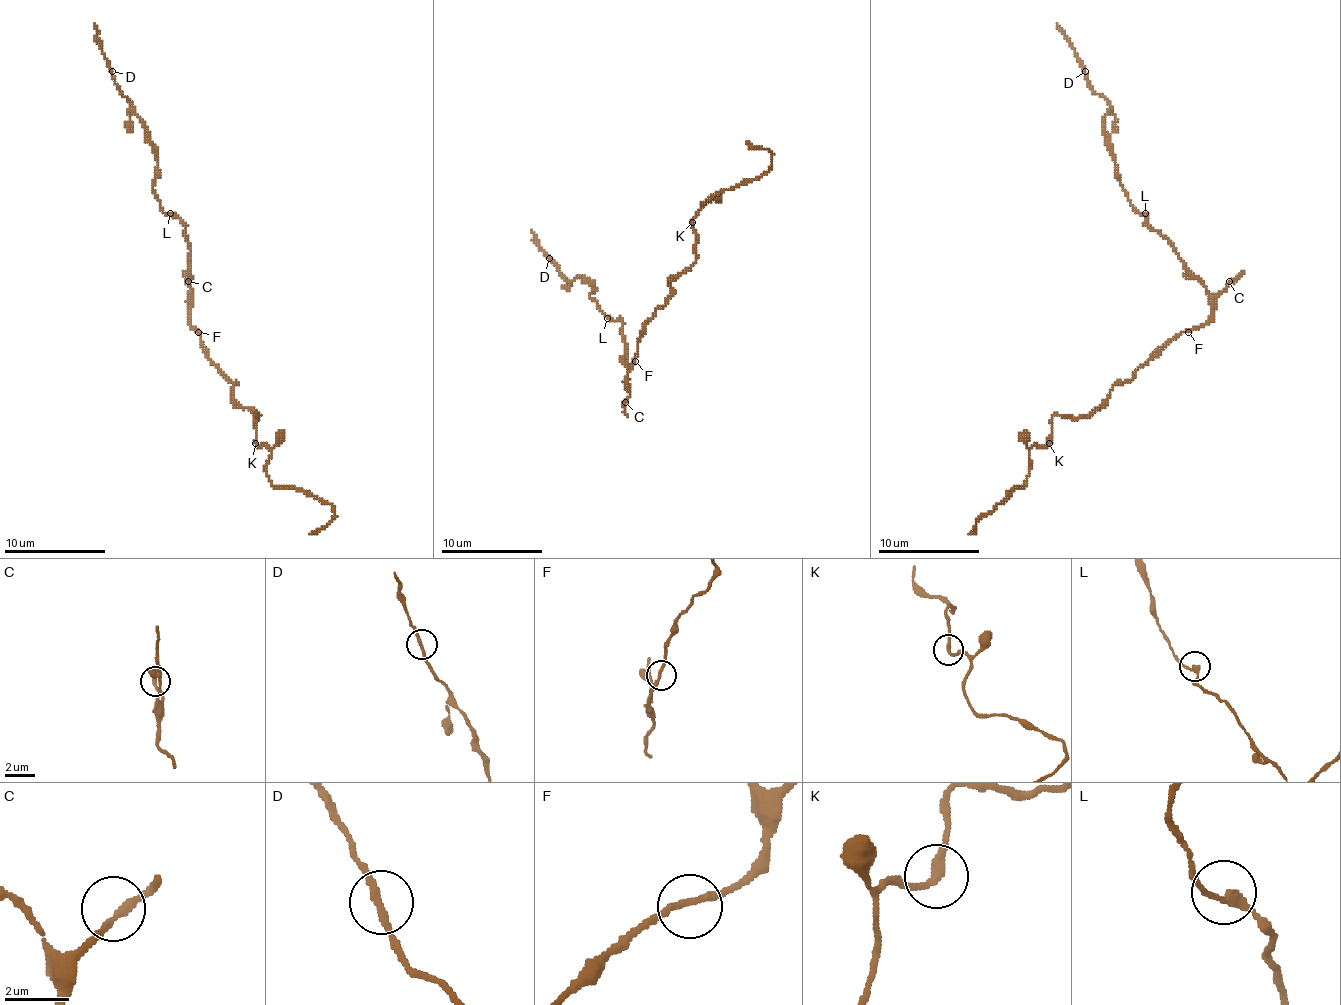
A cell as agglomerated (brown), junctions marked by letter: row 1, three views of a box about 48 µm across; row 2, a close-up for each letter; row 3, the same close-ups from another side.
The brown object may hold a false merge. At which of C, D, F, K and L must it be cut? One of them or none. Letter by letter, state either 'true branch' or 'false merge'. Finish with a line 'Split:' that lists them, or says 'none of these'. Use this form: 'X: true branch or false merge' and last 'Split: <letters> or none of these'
C: true branch
D: true branch
F: true branch
K: true branch
L: true branch
Split: none of these

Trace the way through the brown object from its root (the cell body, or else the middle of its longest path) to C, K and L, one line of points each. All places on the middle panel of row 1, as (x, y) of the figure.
C: (632, 361), (632, 369), (627, 374), (630, 394), (625, 402)
K: (632, 361), (643, 326), (665, 303), (670, 293), (670, 280), (696, 260), (696, 235), (691, 225), (693, 222)
L: (632, 361), (627, 384), (627, 344), (622, 339), (622, 323), (607, 318)

